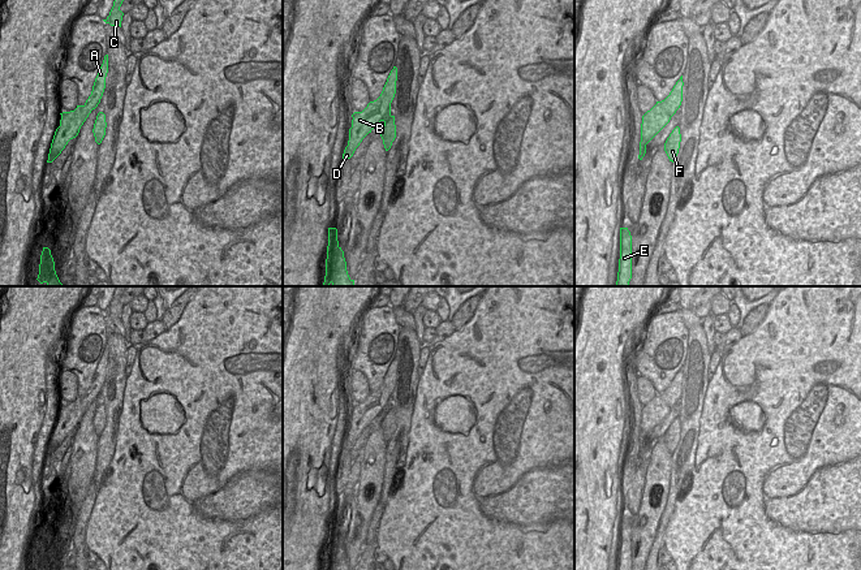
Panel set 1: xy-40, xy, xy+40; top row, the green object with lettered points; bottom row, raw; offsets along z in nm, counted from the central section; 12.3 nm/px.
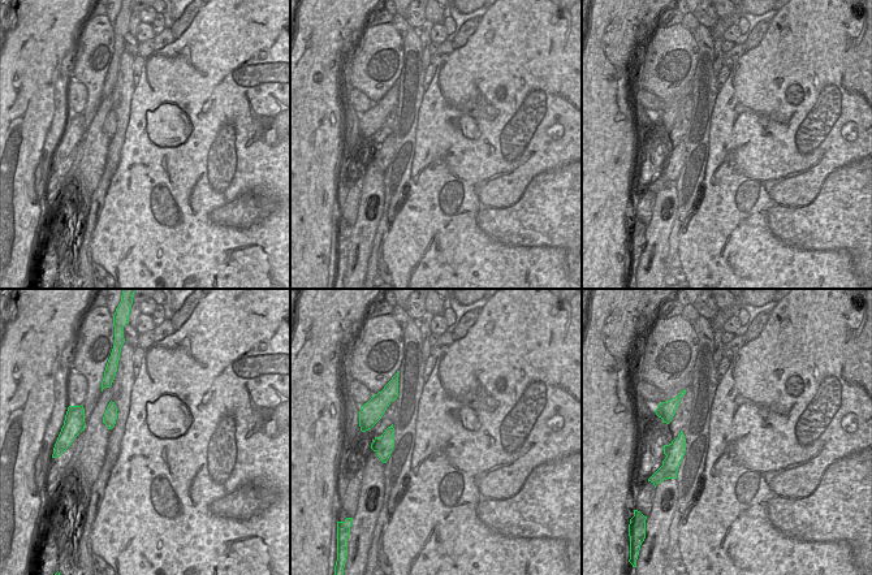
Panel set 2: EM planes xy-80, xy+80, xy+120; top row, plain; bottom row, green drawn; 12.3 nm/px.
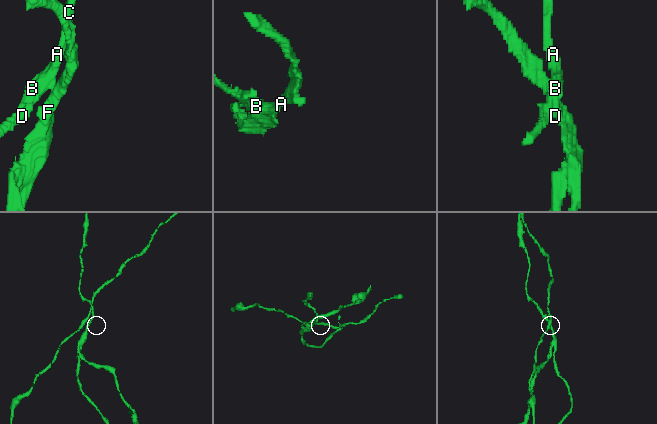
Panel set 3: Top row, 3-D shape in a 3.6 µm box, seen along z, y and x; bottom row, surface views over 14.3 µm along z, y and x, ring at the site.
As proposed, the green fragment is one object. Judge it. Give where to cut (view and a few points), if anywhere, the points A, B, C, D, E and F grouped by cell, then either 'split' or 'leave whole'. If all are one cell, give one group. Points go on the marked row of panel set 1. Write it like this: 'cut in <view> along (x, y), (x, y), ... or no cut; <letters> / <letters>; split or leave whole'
cut in xy along (390, 111), (381, 120); A B C D / E F; split

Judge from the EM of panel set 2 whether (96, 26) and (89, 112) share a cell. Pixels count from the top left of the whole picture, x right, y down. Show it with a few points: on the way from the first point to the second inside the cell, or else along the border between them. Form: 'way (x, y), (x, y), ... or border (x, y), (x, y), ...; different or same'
way (94, 47), (89, 56), (93, 91); same

